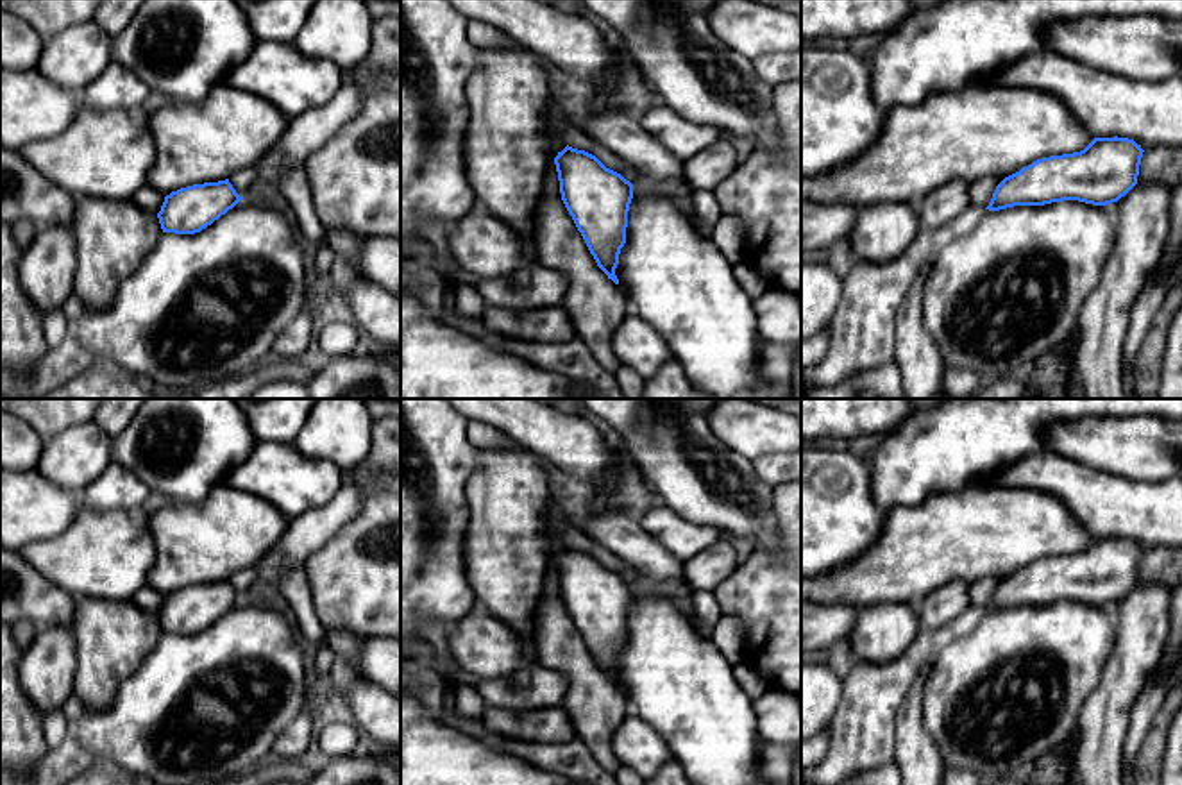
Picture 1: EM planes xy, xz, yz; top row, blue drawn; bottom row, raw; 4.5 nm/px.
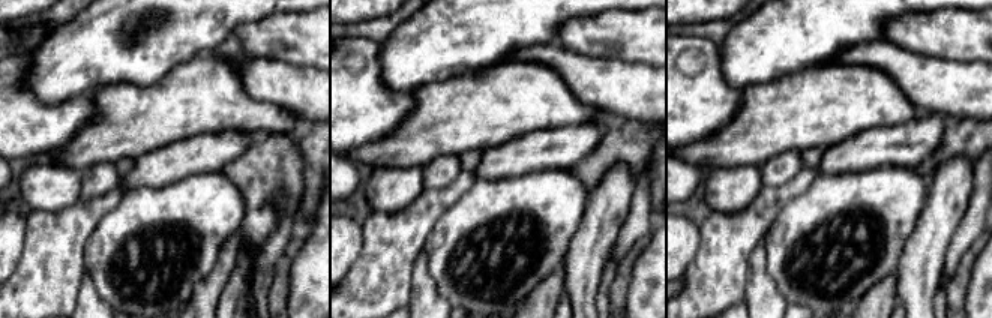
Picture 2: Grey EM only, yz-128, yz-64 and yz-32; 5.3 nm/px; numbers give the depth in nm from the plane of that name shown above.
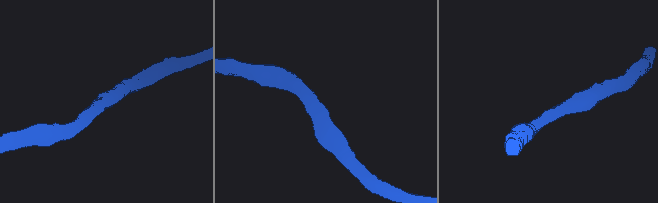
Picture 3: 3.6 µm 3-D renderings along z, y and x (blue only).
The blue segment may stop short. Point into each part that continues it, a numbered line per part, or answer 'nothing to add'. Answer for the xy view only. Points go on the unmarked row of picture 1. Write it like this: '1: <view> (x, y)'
1: xy (202, 709)

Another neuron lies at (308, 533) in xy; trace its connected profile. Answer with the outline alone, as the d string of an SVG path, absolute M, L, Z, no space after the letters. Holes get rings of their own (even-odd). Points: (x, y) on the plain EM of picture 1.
M352 468L347 483L329 502L291 519L279 544L258 563L256 594L275 595L284 570L306 567L313 553L356 519L365 501L367 483L374 479L374 472Z

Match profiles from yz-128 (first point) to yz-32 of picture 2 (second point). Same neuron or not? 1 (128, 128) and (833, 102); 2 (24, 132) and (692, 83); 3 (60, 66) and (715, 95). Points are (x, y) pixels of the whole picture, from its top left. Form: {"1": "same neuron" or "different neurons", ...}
{"1": "same neuron", "2": "same neuron", "3": "different neurons"}

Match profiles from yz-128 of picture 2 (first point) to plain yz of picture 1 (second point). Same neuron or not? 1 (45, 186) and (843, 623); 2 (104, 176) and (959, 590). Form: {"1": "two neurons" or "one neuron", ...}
{"1": "two neurons", "2": "one neuron"}

